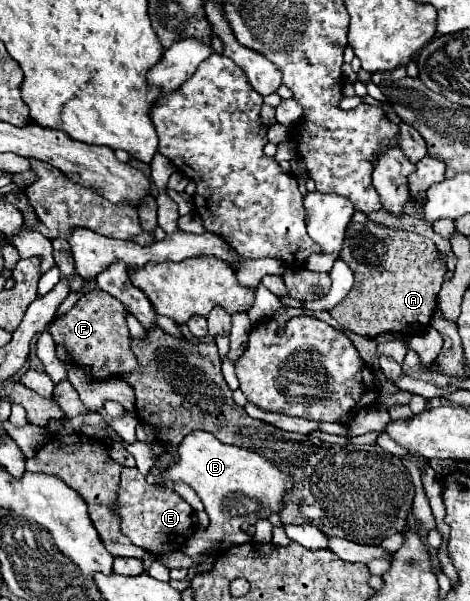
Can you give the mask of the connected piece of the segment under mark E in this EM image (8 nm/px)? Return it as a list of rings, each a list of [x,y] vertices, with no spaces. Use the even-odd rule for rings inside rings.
[[[123,468],[113,512],[121,518],[121,534],[155,558],[181,550],[187,538],[195,532],[193,508],[177,496],[171,486],[151,486],[137,468]]]

